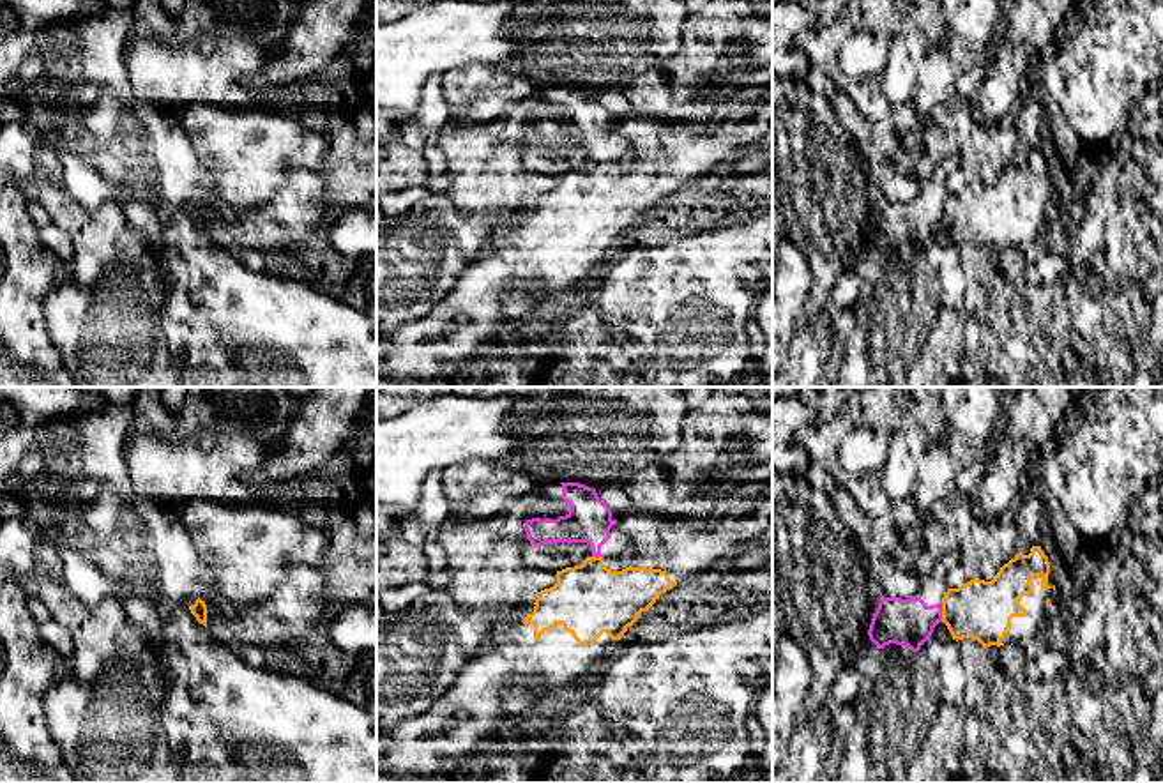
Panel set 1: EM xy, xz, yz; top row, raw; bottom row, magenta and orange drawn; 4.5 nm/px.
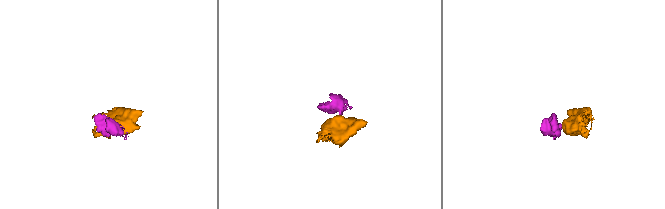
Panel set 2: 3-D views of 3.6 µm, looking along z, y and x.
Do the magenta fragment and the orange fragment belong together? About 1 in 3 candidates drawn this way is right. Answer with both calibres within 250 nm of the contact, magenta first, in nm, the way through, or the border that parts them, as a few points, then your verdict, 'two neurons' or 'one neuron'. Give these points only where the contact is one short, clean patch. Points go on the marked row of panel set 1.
calibres 220 and 280 nm; border yz (941, 607), (942, 621); two neurons

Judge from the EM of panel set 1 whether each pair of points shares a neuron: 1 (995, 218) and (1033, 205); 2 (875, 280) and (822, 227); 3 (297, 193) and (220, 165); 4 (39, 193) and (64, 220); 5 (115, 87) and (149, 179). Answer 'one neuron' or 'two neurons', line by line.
1: one neuron
2: two neurons
3: two neurons
4: one neuron
5: one neuron

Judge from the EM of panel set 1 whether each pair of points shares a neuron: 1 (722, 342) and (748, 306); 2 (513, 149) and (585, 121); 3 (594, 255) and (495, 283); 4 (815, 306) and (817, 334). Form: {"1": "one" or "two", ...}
{"1": "two", "2": "one", "3": "one", "4": "two"}

